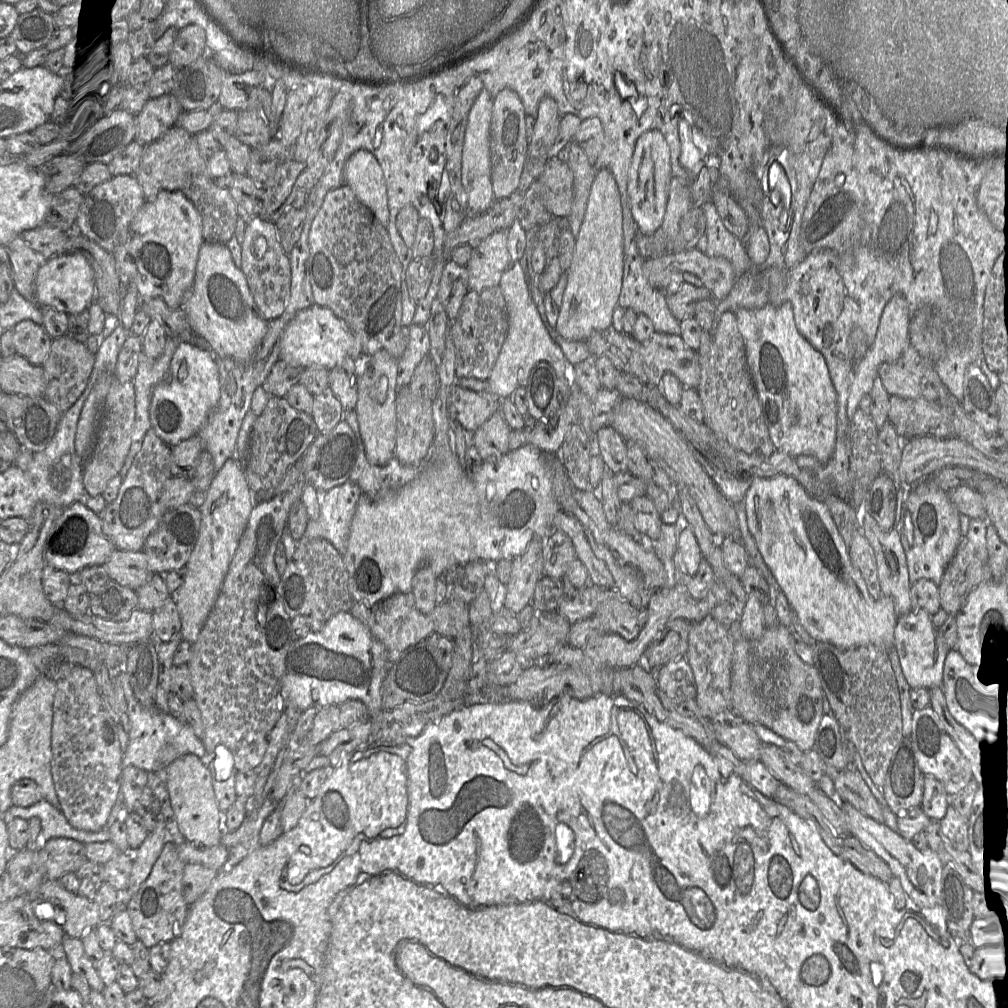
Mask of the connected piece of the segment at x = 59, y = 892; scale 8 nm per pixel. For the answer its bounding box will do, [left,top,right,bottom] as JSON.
[35,880,101,939]

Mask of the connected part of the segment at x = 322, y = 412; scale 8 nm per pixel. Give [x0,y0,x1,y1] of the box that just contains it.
[311,389,344,432]

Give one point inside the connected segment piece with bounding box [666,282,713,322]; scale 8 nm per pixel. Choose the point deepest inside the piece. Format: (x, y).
(682, 303)

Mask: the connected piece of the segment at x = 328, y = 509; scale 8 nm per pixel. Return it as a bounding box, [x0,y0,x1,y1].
[302,481,361,557]

